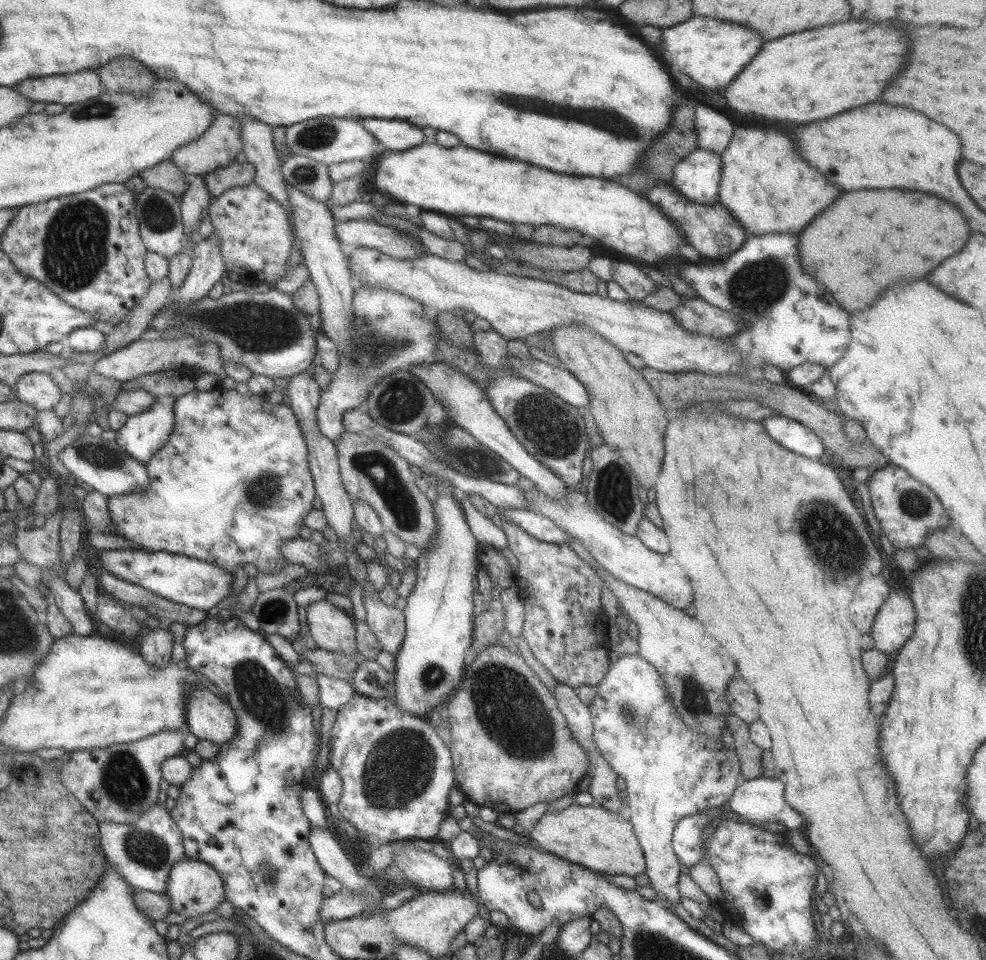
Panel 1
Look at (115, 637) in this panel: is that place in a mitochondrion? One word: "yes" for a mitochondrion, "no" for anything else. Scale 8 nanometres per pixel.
no

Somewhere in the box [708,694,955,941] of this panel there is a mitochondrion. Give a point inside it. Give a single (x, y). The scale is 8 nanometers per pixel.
(763, 900)

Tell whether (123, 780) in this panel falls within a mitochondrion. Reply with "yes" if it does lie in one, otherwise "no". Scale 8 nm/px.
yes

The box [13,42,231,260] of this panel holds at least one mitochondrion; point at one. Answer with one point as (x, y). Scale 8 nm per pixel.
(158, 217)

